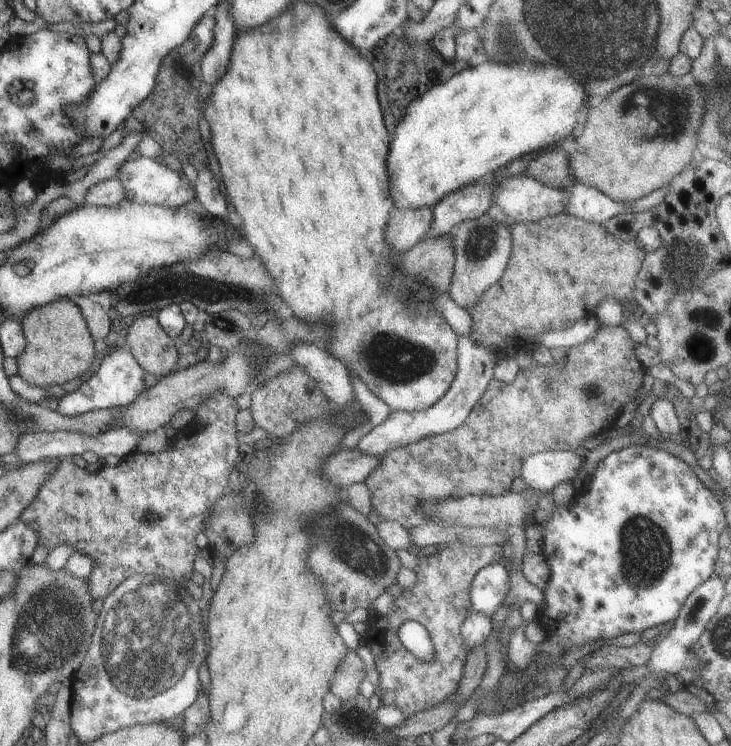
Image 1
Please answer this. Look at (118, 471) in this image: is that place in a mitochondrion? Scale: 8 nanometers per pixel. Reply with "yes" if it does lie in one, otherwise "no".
no

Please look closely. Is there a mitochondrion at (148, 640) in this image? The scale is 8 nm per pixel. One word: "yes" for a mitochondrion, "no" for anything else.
yes

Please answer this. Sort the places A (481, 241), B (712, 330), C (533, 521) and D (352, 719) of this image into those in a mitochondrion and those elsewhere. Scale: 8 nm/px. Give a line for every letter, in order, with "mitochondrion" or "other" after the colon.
A: mitochondrion
B: mitochondrion
C: other
D: mitochondrion

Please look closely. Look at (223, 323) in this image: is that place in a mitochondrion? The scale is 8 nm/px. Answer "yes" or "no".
yes

